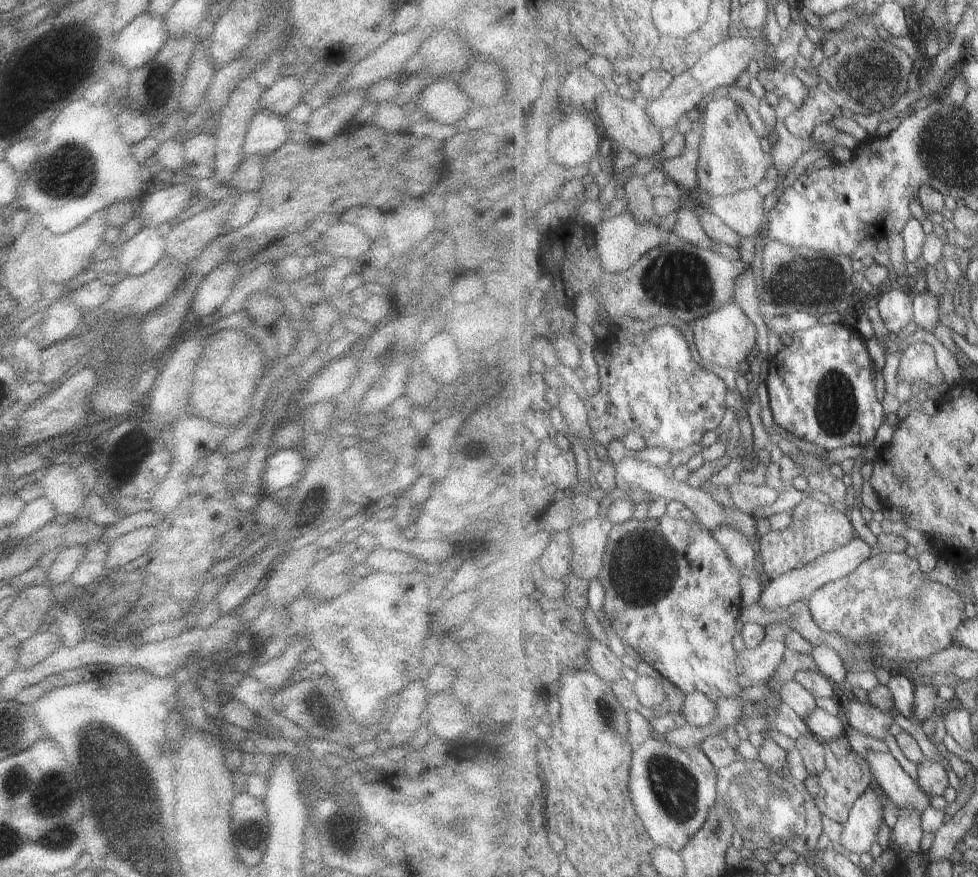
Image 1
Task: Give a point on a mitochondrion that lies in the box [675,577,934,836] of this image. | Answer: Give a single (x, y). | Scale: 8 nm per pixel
(759, 819)

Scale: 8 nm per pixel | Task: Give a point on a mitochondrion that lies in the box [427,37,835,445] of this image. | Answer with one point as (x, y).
(676, 277)

